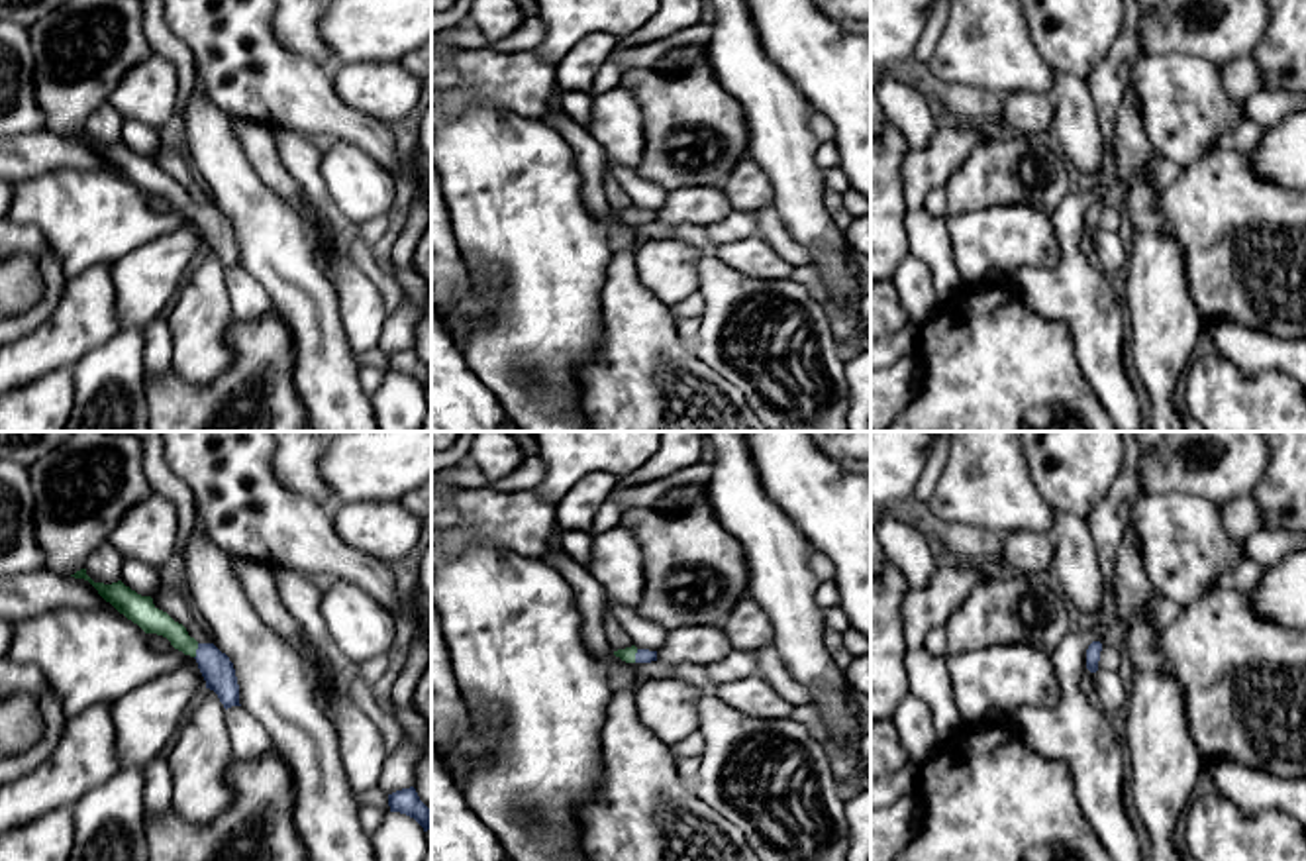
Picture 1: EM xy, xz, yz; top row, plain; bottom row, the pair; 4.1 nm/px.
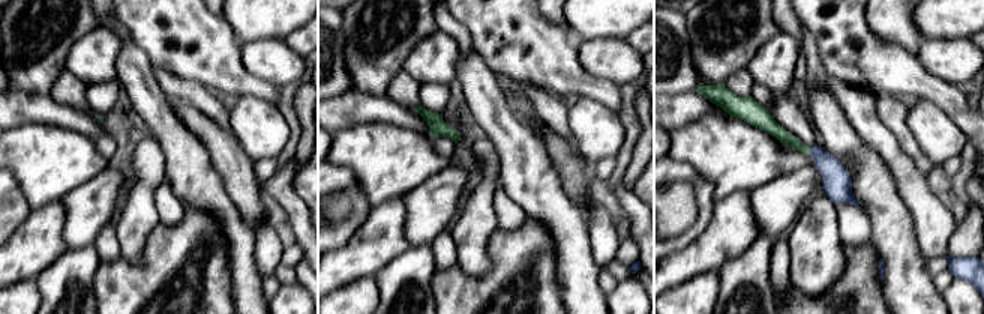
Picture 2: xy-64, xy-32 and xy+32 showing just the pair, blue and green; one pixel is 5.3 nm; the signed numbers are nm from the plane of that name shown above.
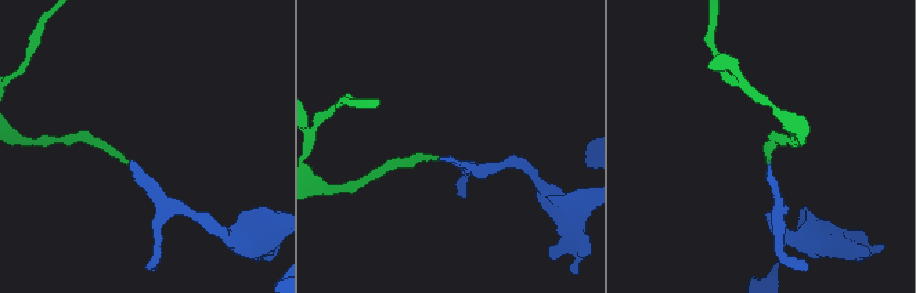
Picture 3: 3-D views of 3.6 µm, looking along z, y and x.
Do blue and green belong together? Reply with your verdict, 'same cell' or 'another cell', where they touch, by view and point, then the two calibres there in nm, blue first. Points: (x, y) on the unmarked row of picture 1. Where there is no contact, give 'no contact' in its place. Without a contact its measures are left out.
same cell; contact xy (197, 212); calibres 130 and 110 nm

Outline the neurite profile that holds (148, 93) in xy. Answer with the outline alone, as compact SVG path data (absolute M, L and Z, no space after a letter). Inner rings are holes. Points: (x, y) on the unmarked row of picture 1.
M153 53L124 75L110 92L108 104L124 120L161 129L178 112L176 92L176 67L169 59Z

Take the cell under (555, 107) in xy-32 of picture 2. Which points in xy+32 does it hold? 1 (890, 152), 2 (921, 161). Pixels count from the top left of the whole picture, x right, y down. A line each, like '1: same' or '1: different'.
1: different
2: same

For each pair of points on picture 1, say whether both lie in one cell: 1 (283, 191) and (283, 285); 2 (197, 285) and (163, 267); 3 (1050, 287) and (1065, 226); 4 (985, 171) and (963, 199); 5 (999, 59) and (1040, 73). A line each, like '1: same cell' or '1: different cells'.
1: different cells
2: different cells
3: same cell
4: same cell
5: same cell

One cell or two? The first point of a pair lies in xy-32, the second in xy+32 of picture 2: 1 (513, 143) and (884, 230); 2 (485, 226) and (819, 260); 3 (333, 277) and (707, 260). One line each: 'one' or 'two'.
1: one
2: one
3: one

